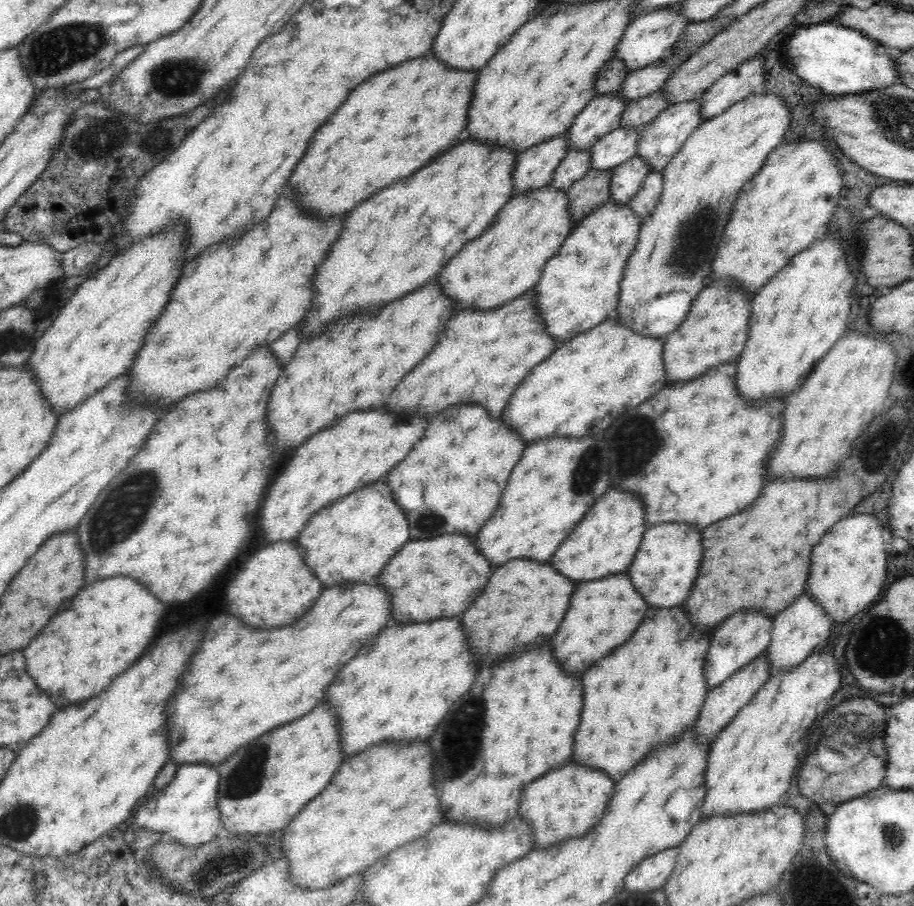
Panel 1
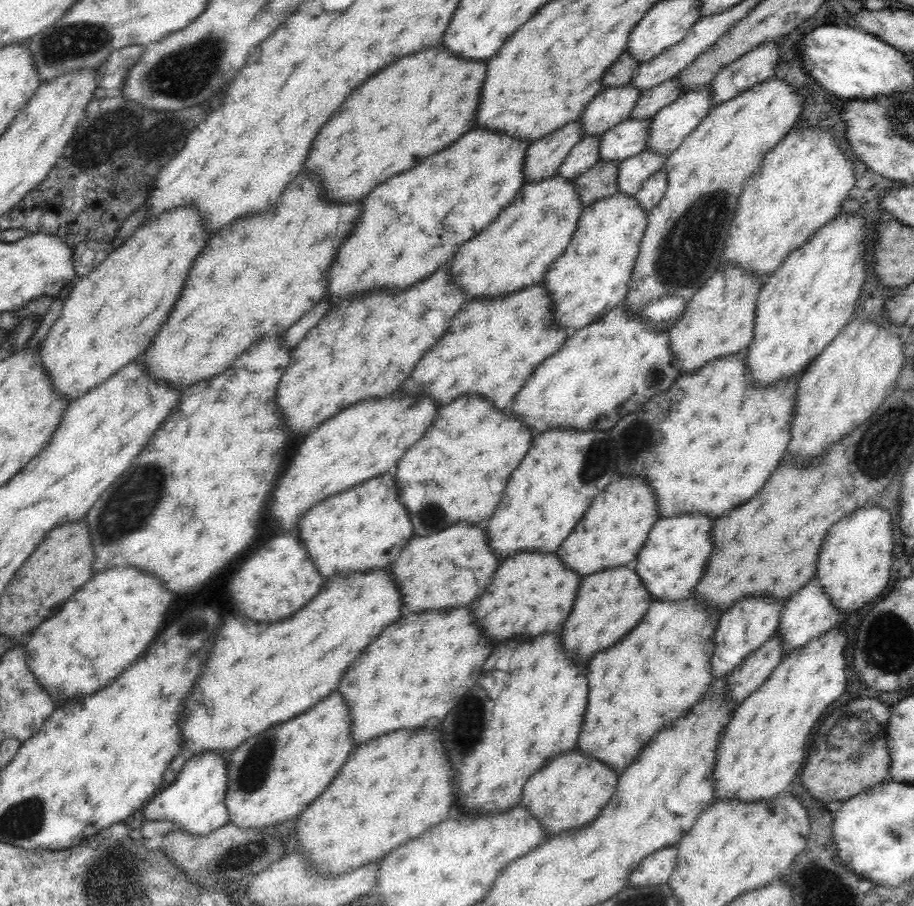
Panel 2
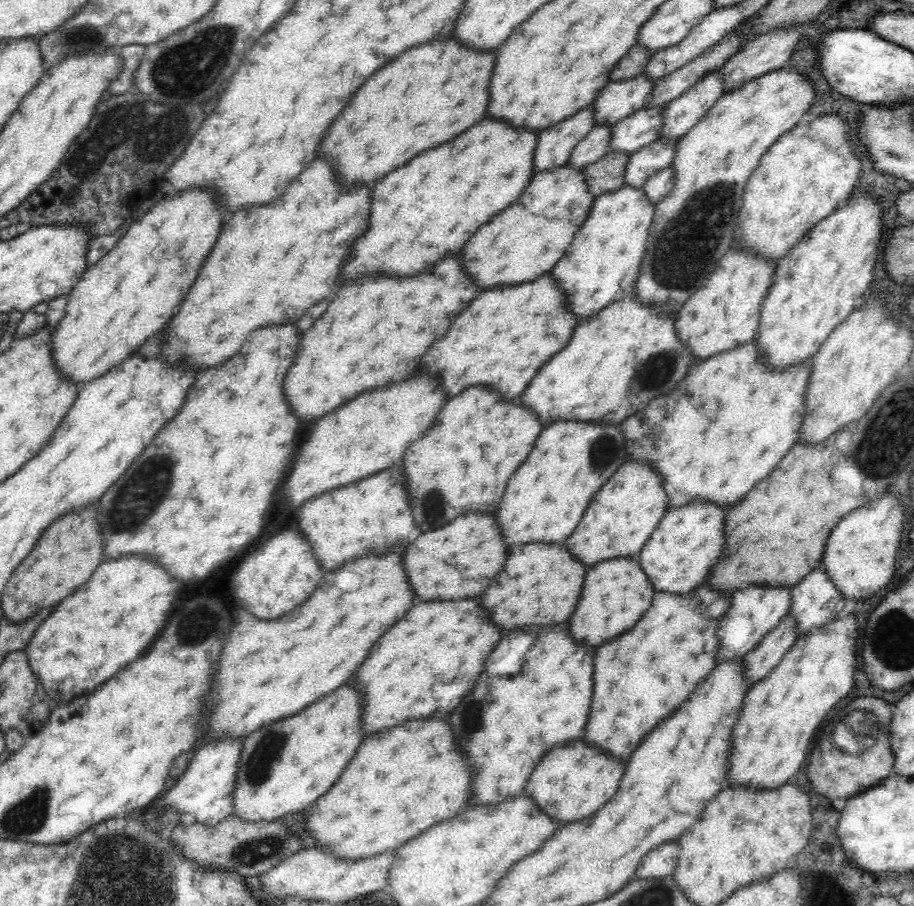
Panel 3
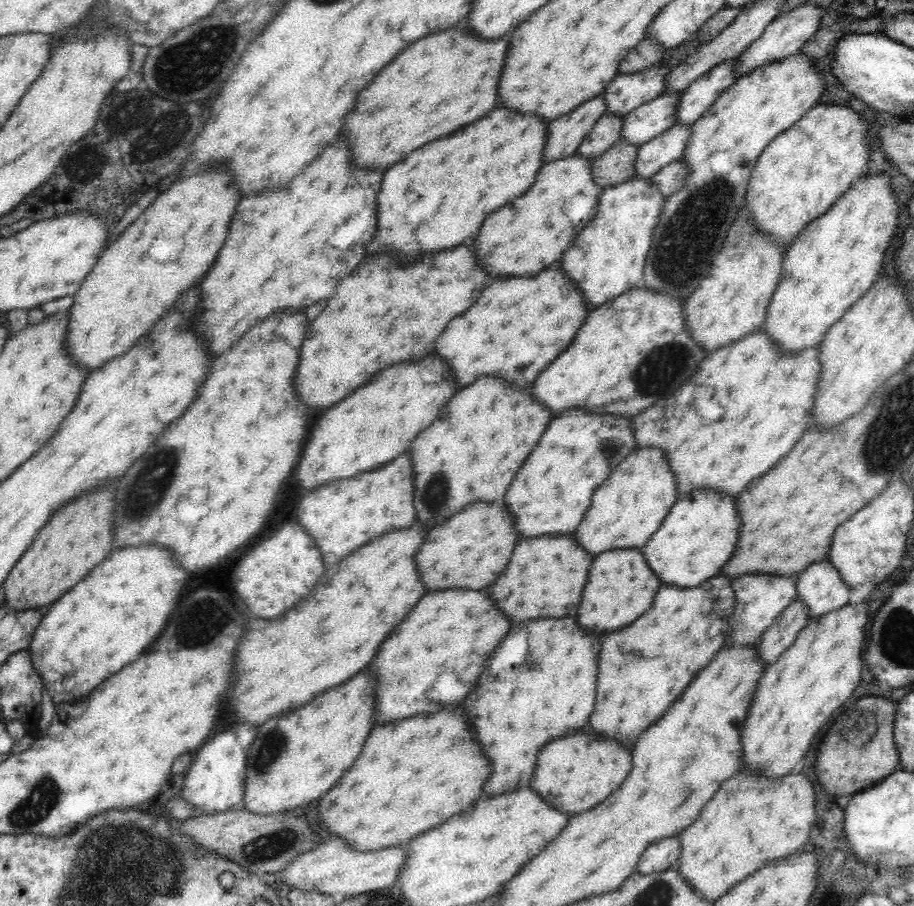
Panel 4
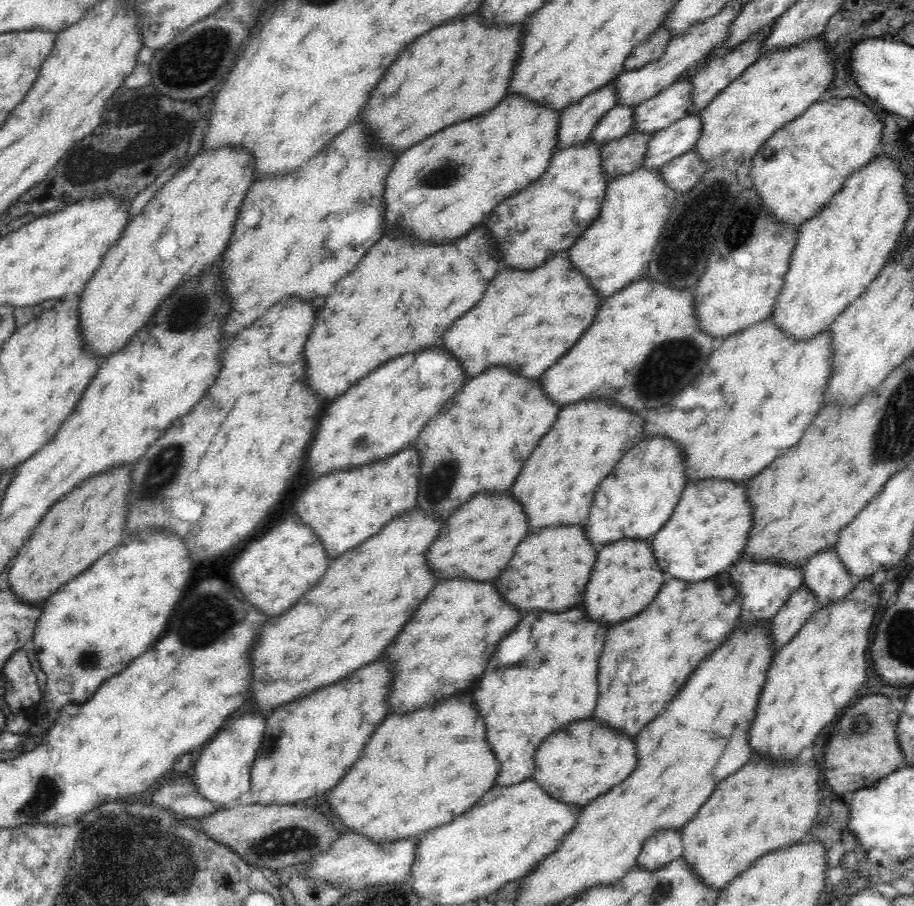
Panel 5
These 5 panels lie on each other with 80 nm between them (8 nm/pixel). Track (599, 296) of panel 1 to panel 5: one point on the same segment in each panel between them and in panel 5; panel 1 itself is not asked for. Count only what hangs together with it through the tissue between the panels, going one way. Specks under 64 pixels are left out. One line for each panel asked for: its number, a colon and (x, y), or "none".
2: (590, 278)
3: (600, 267)
4: (606, 259)
5: (613, 252)

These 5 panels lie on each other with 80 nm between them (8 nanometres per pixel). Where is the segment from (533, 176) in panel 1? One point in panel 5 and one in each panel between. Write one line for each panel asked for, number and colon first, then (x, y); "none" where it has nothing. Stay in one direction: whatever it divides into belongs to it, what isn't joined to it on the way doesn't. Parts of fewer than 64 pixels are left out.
2: (542, 159)
3: (553, 146)
4: (563, 136)
5: (576, 122)

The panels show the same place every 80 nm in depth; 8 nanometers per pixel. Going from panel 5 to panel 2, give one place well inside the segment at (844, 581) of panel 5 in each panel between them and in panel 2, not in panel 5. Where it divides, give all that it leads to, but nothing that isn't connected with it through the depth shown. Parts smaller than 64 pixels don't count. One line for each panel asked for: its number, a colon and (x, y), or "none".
2: (809, 615)
3: (815, 601)
4: (820, 589)

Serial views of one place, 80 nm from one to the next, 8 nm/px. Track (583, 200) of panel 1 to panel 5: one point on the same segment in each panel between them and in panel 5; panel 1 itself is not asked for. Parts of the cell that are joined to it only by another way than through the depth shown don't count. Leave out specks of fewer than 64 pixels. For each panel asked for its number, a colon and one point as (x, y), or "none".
2: (598, 183)
3: (606, 175)
4: (615, 166)
5: (624, 155)

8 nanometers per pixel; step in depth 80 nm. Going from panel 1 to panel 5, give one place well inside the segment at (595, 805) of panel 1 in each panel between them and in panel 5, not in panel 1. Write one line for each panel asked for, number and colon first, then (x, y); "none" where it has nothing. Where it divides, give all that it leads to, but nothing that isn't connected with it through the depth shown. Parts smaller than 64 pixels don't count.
2: (568, 794)
3: (573, 782)
4: (574, 774)
5: (573, 766)

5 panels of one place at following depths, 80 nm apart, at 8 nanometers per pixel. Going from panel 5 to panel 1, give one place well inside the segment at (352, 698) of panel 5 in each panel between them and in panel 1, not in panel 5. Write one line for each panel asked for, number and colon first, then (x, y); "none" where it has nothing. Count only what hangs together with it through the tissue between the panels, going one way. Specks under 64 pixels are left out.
1: (267, 782)
2: (270, 778)
3: (285, 766)
4: (295, 758)

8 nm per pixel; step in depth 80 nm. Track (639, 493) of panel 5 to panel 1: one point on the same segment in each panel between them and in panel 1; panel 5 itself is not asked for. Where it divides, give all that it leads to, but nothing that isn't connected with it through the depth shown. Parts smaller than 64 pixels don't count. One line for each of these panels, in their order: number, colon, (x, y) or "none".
1: (604, 542)
2: (615, 526)
3: (619, 520)
4: (625, 510)

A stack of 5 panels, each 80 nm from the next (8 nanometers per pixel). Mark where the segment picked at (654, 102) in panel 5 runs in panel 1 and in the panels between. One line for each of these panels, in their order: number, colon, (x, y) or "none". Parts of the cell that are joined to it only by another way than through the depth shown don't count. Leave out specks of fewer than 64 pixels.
1: (618, 146)
2: (626, 139)
3: (628, 135)
4: (644, 123)

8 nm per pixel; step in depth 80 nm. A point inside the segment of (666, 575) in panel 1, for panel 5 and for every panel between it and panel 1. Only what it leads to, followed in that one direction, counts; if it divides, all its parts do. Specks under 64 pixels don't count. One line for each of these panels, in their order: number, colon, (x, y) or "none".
2: (671, 560)
3: (678, 555)
4: (696, 537)
5: (708, 528)

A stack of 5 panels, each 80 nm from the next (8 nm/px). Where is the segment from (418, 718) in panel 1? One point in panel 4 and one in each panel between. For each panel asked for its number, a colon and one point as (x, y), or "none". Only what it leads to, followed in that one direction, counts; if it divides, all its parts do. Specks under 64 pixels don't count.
2: (416, 669)
3: (439, 640)
4: (454, 631)

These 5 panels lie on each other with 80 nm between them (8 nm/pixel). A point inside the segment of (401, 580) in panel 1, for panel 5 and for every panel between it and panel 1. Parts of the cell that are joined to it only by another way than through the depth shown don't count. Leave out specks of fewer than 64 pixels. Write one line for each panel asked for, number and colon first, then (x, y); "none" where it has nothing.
2: (448, 570)
3: (458, 561)
4: (469, 551)
5: (477, 542)

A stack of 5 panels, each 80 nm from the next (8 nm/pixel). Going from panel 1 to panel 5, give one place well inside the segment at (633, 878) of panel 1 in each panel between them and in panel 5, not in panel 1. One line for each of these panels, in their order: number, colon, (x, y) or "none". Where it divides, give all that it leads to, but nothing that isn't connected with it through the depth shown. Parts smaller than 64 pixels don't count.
2: (656, 869)
3: (661, 862)
4: (664, 855)
5: (665, 847)

